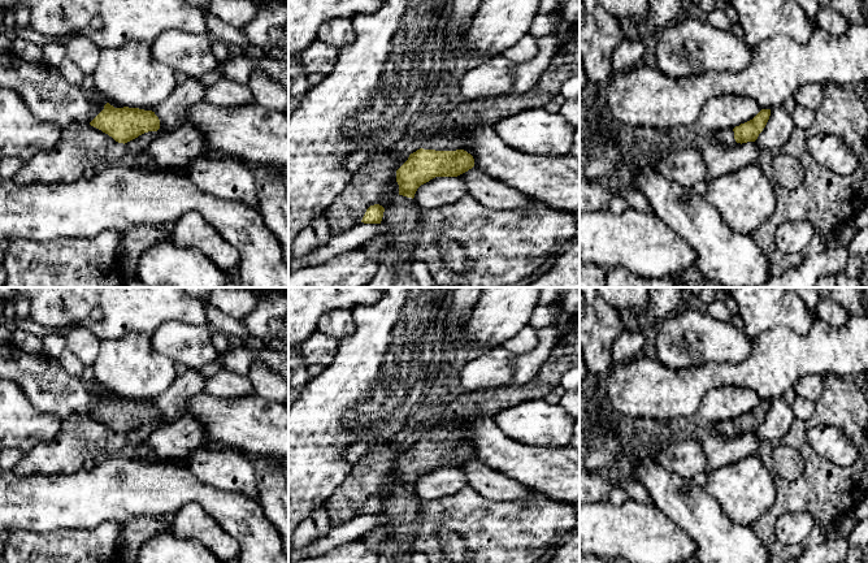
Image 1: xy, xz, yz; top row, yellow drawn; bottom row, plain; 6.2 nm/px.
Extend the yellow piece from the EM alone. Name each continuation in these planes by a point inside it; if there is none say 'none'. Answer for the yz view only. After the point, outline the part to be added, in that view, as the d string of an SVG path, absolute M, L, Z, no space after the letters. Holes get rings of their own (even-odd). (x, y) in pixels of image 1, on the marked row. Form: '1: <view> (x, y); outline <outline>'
1: yz (724, 138); outline M721 130L719 133L708 135L707 140L721 144L721 146L734 144L735 143L734 131Z

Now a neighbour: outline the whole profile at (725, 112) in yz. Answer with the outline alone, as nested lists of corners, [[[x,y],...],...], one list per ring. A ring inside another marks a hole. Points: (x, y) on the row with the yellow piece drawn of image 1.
[[[721,95],[711,98],[702,108],[698,129],[704,135],[730,129],[752,120],[761,108],[747,96]]]

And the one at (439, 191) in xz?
[[[435,177],[421,185],[413,200],[421,209],[434,209],[451,204],[466,194],[460,177]]]

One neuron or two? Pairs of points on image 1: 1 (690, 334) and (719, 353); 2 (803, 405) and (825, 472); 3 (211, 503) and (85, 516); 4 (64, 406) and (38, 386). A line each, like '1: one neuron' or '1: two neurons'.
1: one neuron
2: two neurons
3: one neuron
4: one neuron

